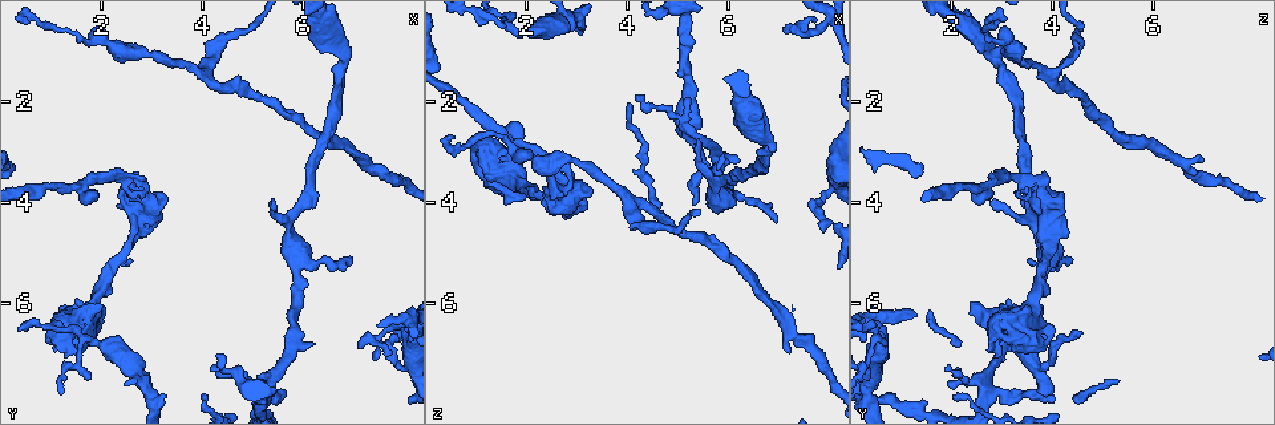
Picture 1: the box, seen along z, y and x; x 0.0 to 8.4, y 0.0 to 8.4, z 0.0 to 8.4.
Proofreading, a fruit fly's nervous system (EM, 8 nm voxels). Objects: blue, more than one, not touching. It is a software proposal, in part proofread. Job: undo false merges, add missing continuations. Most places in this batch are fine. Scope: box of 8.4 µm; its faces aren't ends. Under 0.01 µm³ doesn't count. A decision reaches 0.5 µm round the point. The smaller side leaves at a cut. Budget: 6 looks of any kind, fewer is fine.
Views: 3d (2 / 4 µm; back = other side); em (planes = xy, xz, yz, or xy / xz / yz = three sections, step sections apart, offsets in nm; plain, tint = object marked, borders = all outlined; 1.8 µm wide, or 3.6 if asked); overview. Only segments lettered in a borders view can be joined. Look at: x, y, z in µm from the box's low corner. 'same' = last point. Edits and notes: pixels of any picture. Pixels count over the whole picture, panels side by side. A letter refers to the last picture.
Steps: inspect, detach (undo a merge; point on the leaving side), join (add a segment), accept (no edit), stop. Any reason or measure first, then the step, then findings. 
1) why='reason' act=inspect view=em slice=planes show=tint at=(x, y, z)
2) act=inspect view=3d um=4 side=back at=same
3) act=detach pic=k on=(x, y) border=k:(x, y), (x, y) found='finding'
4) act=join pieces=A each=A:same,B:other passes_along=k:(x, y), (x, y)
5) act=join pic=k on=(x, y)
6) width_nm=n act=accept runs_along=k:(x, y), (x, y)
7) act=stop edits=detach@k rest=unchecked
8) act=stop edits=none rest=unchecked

why='branch stops here' act=inspect view=3d um=2 side=back at=(7.15, 6.90, 0.65)

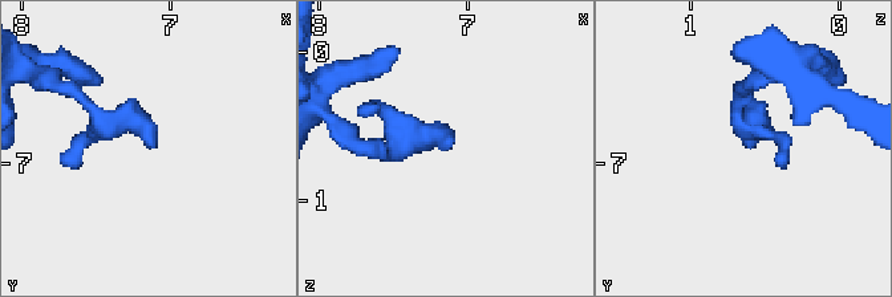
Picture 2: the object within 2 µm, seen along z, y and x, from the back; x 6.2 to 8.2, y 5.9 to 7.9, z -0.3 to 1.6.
why='shape alone is not enough' act=inspect view=em slice=xy step=8 show=borders at=(7.12, 6.90, 0.64)

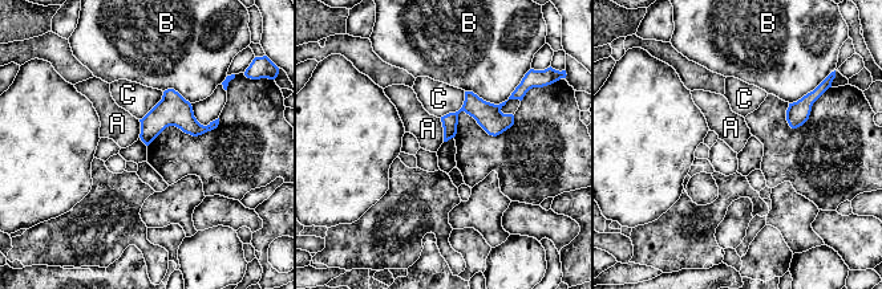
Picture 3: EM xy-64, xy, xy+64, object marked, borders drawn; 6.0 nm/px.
act=inspect view=em slice=planes show=borders at=same

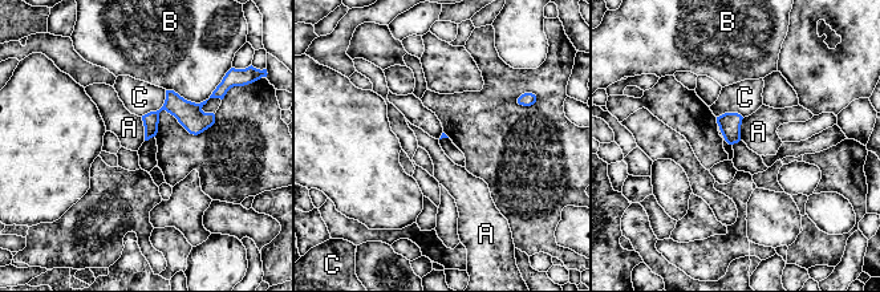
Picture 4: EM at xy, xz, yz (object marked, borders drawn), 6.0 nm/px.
longest_contact=B:320nm act=accept each=A:other,B:other,C:other border=4:(141, 117), (145, 140) found='none of them fits'

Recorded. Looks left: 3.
why='sudden change in width' act=inspect view=3d um=4 at=(5.35, 7.60, 2.75)

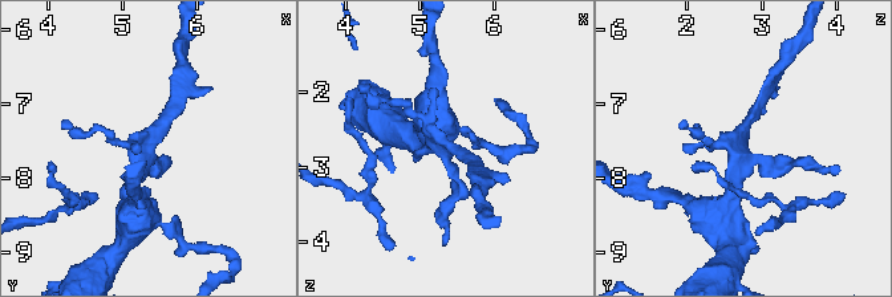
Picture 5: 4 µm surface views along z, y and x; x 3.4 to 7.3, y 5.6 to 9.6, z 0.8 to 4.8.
act=inspect view=em slice=planes show=borders at=(5.30, 7.55, 2.70)

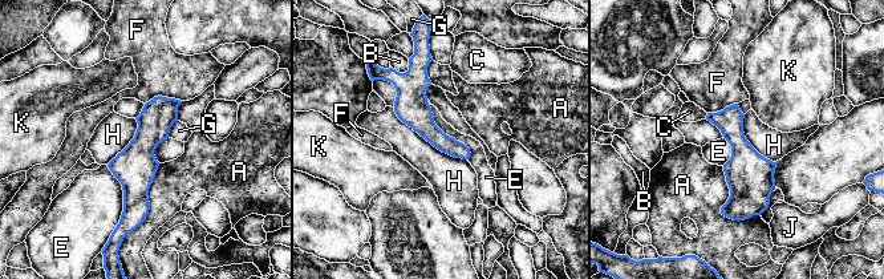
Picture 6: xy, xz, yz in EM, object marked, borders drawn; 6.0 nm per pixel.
longest_contact=H:550nm act=accept each=A:other,B:other,C:other,E:other,F:other,G:other,H:other,J:other,K:other border=6:(428, 100), (467, 160) found='one neuron here'

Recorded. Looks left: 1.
act=stop edits=none rest=unchecked

